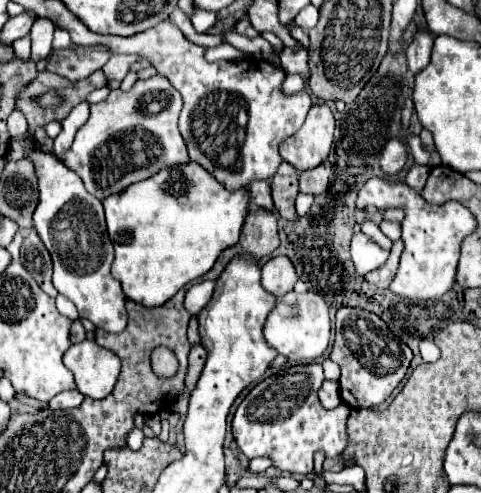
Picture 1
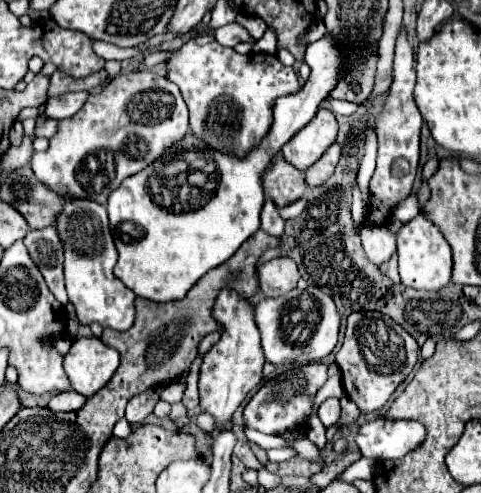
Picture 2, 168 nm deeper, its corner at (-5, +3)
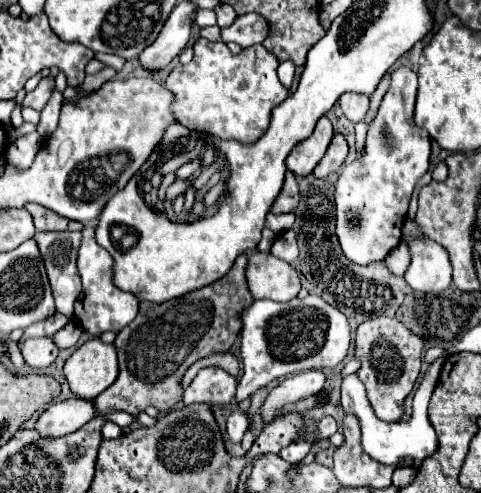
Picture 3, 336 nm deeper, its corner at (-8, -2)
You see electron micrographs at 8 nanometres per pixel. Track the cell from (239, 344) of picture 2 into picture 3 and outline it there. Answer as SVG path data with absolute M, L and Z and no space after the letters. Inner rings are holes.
M204 368L196 374L192 384L184 390L182 402L187 406L195 402L206 402L212 406L228 408L236 396L238 380L222 368Z

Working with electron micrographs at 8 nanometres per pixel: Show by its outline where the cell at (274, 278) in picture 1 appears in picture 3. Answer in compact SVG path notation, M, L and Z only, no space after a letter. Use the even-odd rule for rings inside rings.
M254 252L250 256L246 278L256 300L268 298L274 302L288 302L300 292L298 272L270 252Z

